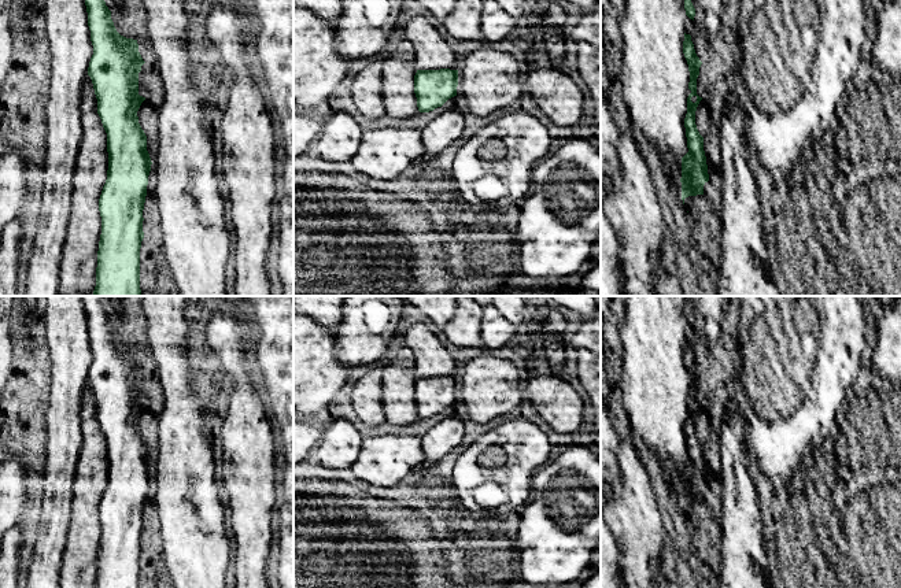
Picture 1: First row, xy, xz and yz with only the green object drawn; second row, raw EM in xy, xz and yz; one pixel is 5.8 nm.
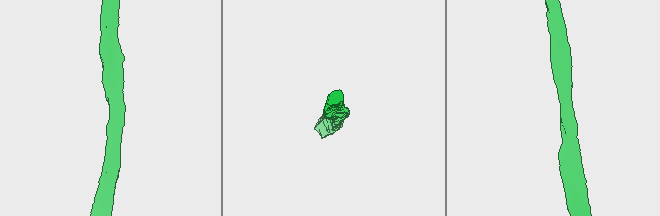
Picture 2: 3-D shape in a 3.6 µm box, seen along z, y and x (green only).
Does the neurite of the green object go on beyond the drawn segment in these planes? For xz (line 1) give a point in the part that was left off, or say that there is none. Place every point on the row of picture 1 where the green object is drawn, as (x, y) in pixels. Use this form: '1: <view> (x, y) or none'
1: none

